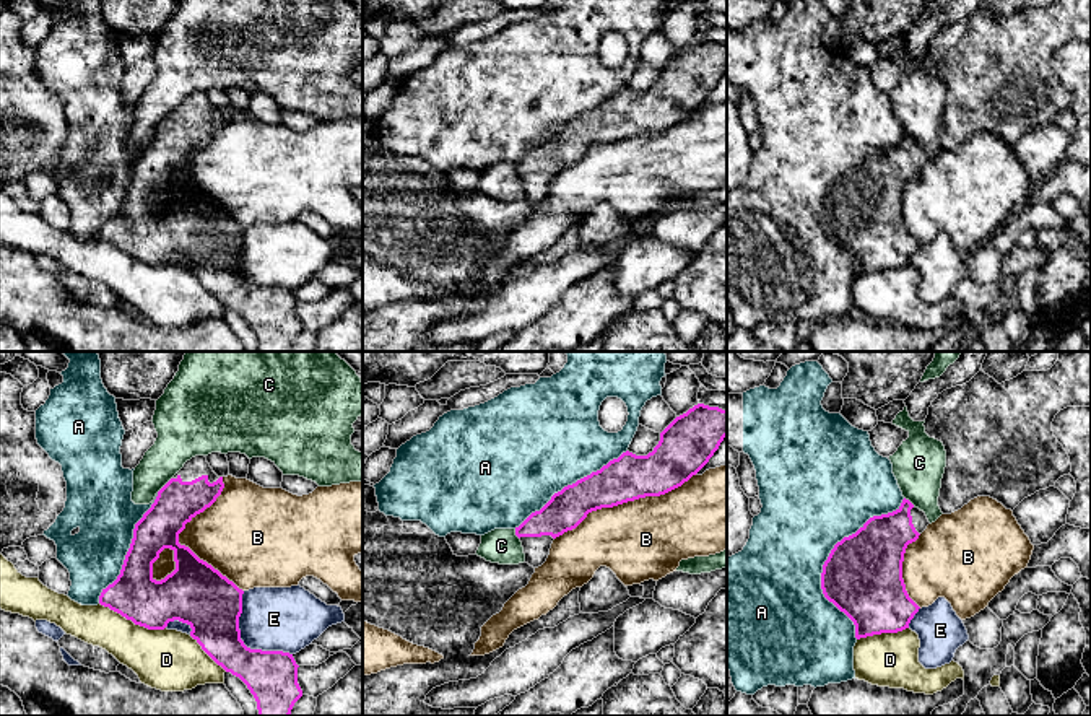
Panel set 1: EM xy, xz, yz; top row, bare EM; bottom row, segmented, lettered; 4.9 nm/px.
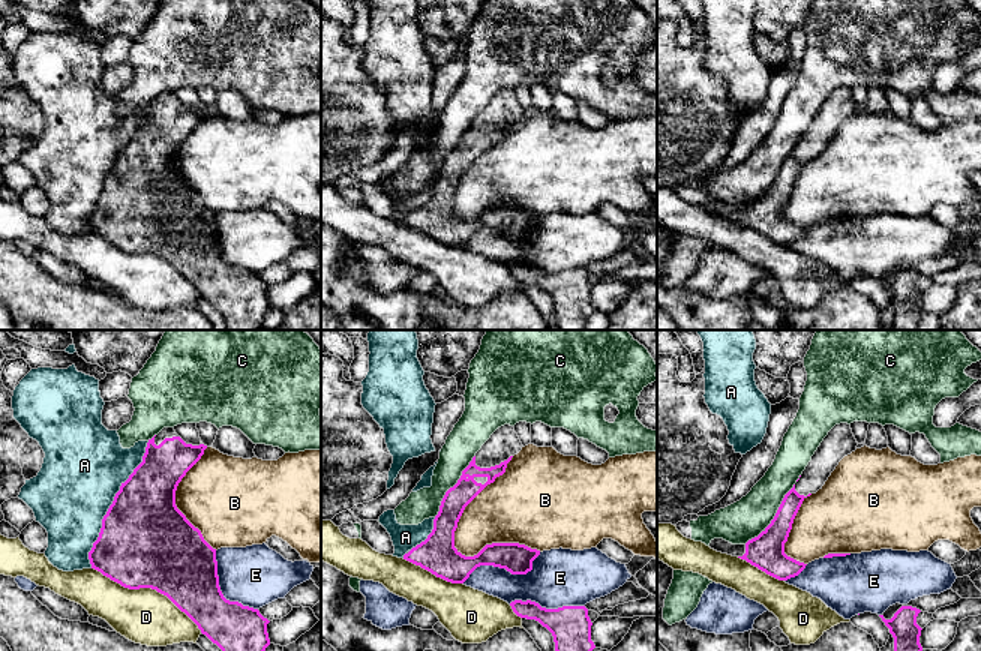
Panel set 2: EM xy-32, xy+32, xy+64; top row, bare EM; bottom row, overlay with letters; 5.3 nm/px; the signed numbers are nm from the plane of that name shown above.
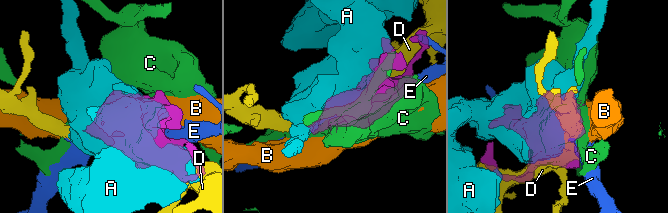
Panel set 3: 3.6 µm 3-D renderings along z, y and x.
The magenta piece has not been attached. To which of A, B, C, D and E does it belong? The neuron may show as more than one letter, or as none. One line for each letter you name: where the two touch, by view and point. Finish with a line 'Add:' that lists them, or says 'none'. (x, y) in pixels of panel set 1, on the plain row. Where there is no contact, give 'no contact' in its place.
Add: none

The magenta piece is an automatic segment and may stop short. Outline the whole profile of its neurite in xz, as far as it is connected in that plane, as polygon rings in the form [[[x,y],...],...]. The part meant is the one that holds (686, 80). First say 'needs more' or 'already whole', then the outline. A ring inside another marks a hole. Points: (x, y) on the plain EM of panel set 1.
needs more | [[[698,39],[676,52],[647,91],[629,86],[600,106],[564,122],[519,163],[525,199],[541,202],[556,172],[576,164],[589,148],[645,132],[665,130],[696,111],[727,72],[727,46]]]

